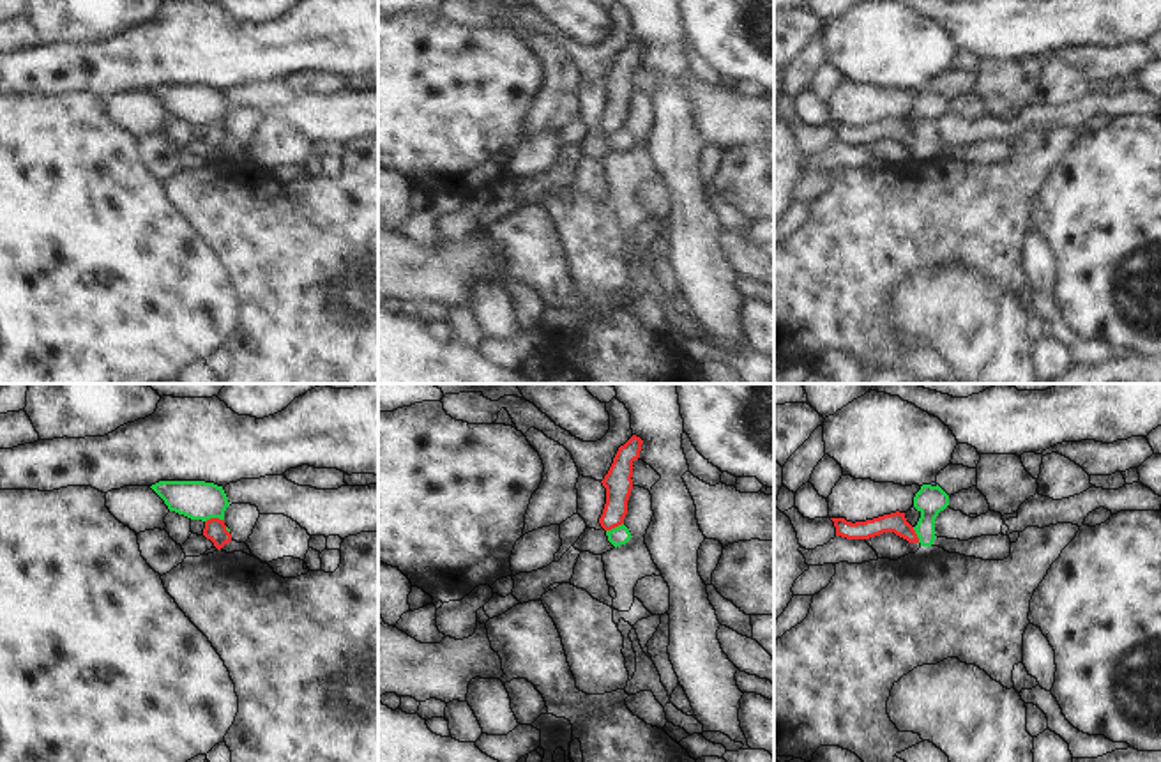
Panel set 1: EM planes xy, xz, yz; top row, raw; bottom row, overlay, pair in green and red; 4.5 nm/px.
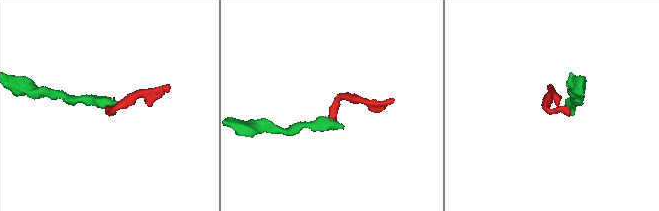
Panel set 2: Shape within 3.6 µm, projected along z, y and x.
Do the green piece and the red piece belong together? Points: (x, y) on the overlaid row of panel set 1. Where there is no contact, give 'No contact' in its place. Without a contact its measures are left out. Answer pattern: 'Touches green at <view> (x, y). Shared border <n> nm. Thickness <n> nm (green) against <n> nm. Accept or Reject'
Touches green at xy (214, 517). Shared border 90 nm. Thickness 180 nm (green) against 100 nm. Reject.

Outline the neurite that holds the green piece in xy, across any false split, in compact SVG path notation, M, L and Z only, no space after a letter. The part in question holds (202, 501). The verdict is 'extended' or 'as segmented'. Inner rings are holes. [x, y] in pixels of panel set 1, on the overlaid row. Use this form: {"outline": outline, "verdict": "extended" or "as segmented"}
{"outline": "M159 481L150 486L168 506L170 511L191 520L207 522L224 520L230 506L223 486L205 481Z", "verdict": "as segmented"}

